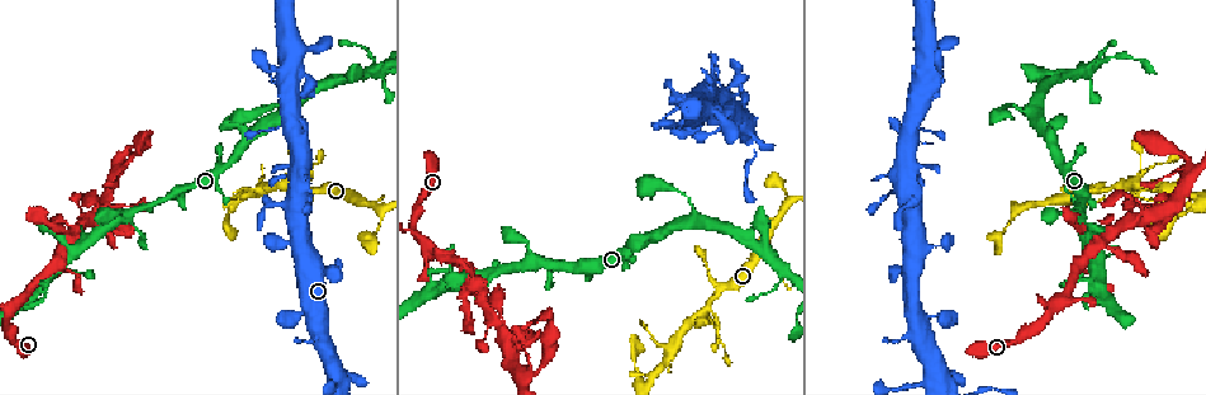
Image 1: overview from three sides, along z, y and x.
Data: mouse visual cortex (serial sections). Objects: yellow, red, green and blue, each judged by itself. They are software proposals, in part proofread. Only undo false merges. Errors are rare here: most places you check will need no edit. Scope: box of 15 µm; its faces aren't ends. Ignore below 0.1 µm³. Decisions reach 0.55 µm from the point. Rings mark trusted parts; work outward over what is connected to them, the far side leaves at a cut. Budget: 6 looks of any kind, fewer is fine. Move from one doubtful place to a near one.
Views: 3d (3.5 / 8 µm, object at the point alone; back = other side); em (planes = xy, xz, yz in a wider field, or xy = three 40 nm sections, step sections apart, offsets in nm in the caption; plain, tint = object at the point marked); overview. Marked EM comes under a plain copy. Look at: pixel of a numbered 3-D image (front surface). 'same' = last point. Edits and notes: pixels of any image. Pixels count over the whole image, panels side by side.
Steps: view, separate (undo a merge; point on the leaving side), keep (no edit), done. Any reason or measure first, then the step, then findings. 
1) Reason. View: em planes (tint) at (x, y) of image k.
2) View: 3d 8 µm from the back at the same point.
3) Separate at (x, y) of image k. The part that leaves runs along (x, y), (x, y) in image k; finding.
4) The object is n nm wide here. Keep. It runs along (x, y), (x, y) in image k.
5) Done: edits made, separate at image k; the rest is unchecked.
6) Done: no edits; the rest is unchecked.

Three arms meet. View: 3d 3.5 µm at (1048, 315) of image 1.

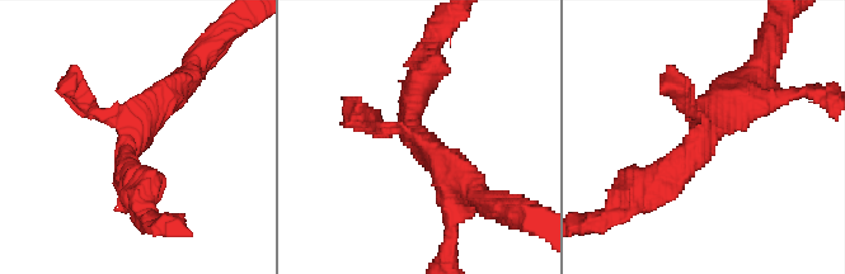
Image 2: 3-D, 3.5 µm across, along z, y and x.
3 arms meet here; the arms are 200, 400, 400 nm wide. View: em planes (tint) at (417, 135) of image 2.

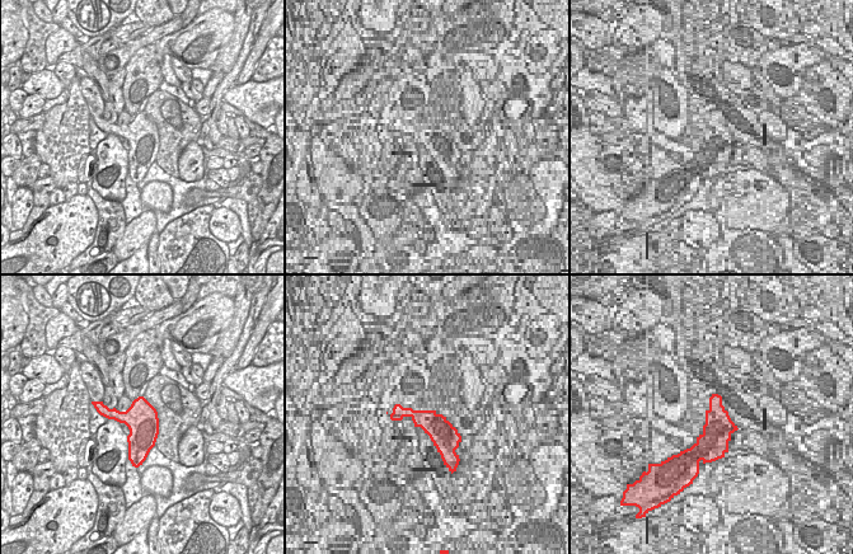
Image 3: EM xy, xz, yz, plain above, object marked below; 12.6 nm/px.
Keep. It runs along (638, 190), (680, 164), (749, 86) in image 2; one cell here.

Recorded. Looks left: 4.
Looks like a crossing. View: 3d 8 µm at (1098, 242) of image 1.

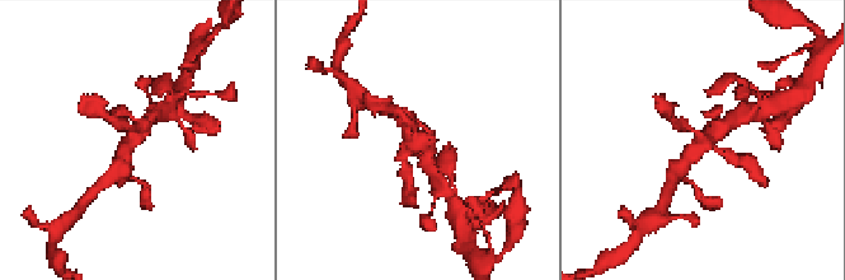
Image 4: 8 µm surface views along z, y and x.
Zoom in. View: 3d 3.5 µm at (704, 143) of image 4.

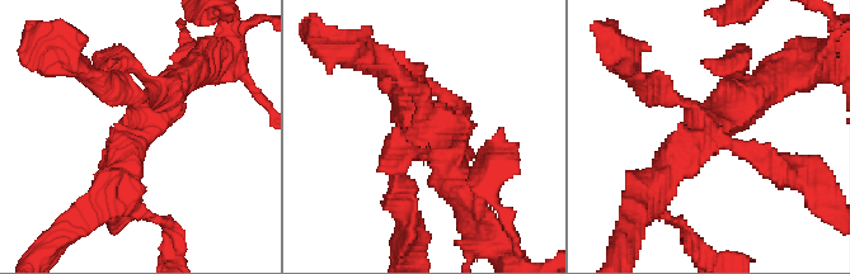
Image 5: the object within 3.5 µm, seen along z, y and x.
Keep. It runs along (653, 188), (685, 145), (766, 83) in image 5; continuous, no second cell.

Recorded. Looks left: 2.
Sharp bend. View: 3d 8 µm at (292, 42) of image 1.

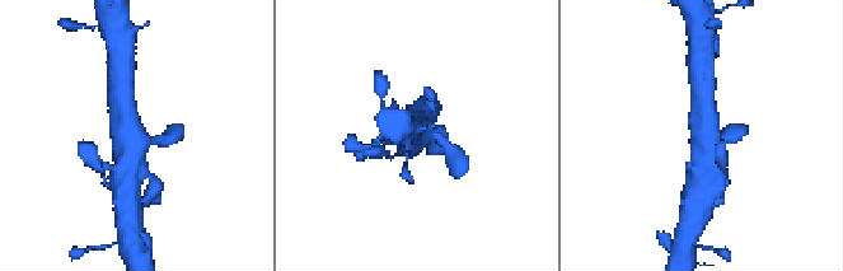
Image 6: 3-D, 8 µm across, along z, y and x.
Zoom in. View: 3d 3.5 µm at (132, 133) of image 6.

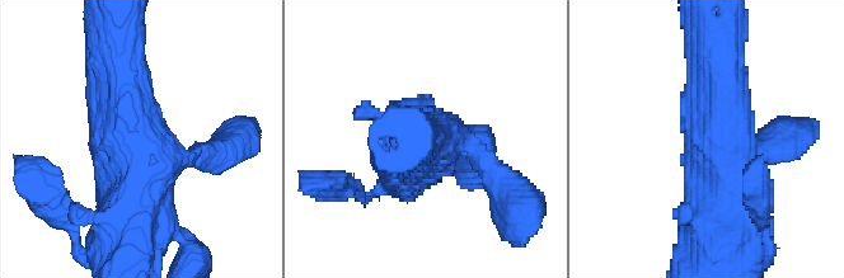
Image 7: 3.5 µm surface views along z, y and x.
Keep. It runs along (698, 253), (721, 191), (713, 85) in image 7; all the same cell.

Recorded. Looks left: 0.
Done: no edits; the rest is unchecked.

